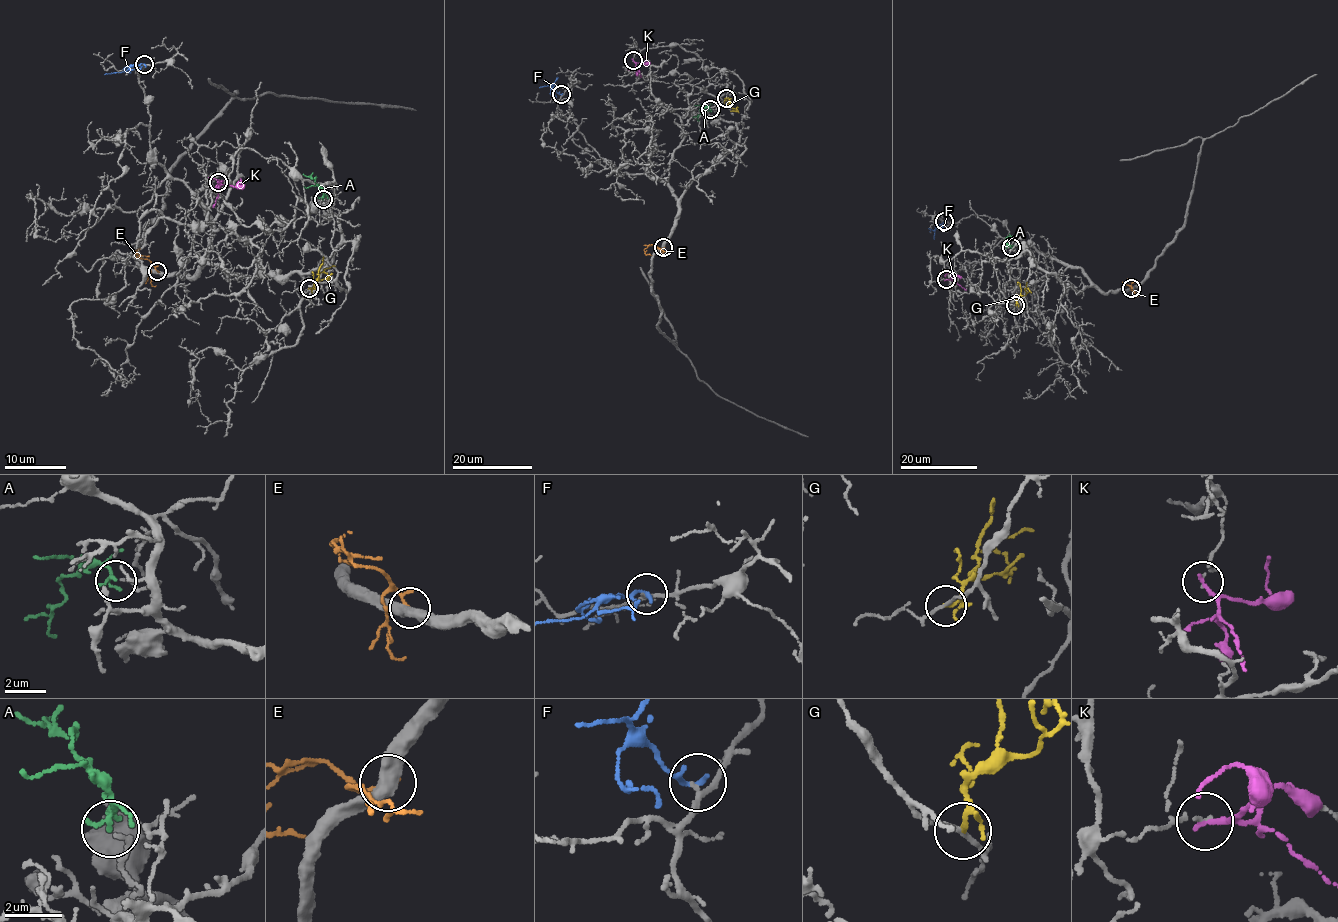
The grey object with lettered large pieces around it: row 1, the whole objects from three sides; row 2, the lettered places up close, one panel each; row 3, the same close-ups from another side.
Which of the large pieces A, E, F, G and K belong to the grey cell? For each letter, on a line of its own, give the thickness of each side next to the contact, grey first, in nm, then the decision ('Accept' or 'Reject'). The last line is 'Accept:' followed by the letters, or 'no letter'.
A: Thickness 110 nm (grey) against 140 nm. Accept
E: Thickness 480 nm (grey) against 120 nm. Reject
F: Thickness 170 nm (grey) against 130 nm. Reject
G: Thickness 130 nm (grey) against 130 nm. Reject
K: Thickness 110 nm (grey) against 140 nm. Reject
Accept: A

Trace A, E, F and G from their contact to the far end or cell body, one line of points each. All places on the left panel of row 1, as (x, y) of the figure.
A: (323, 199), (321, 190), (311, 175)
E: (156, 271), (149, 259), (134, 252), (142, 258)
F: (144, 64), (104, 74)
G: (309, 288), (315, 281), (327, 277), (324, 271), (335, 265)

